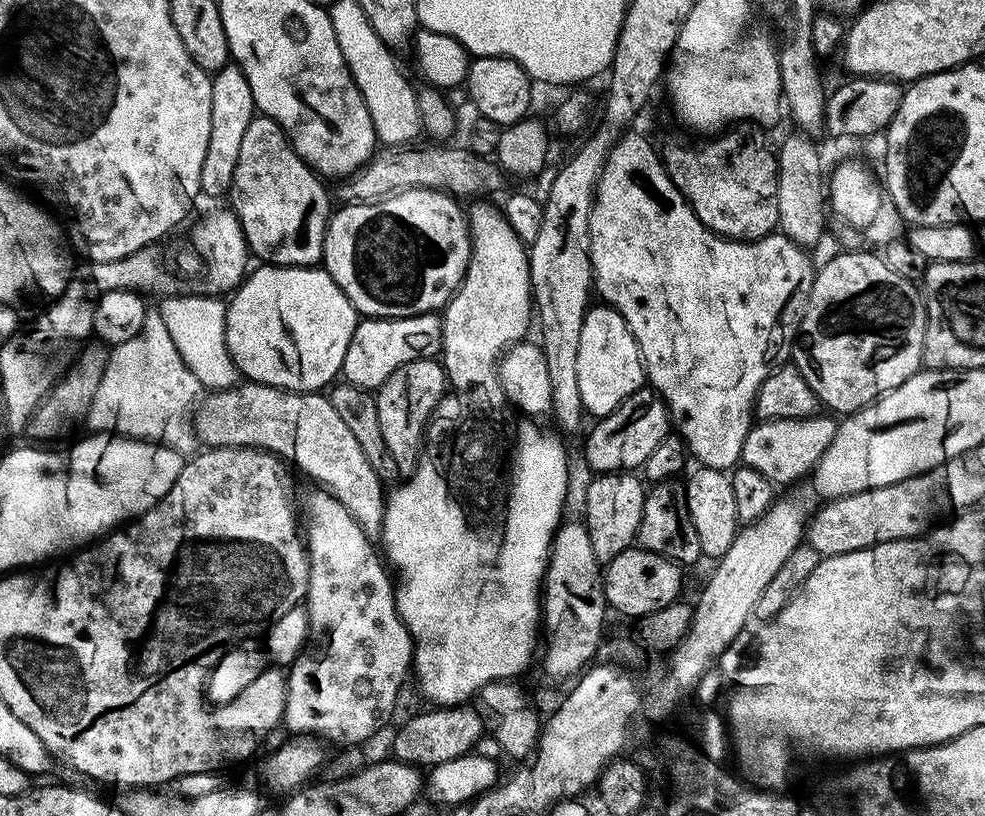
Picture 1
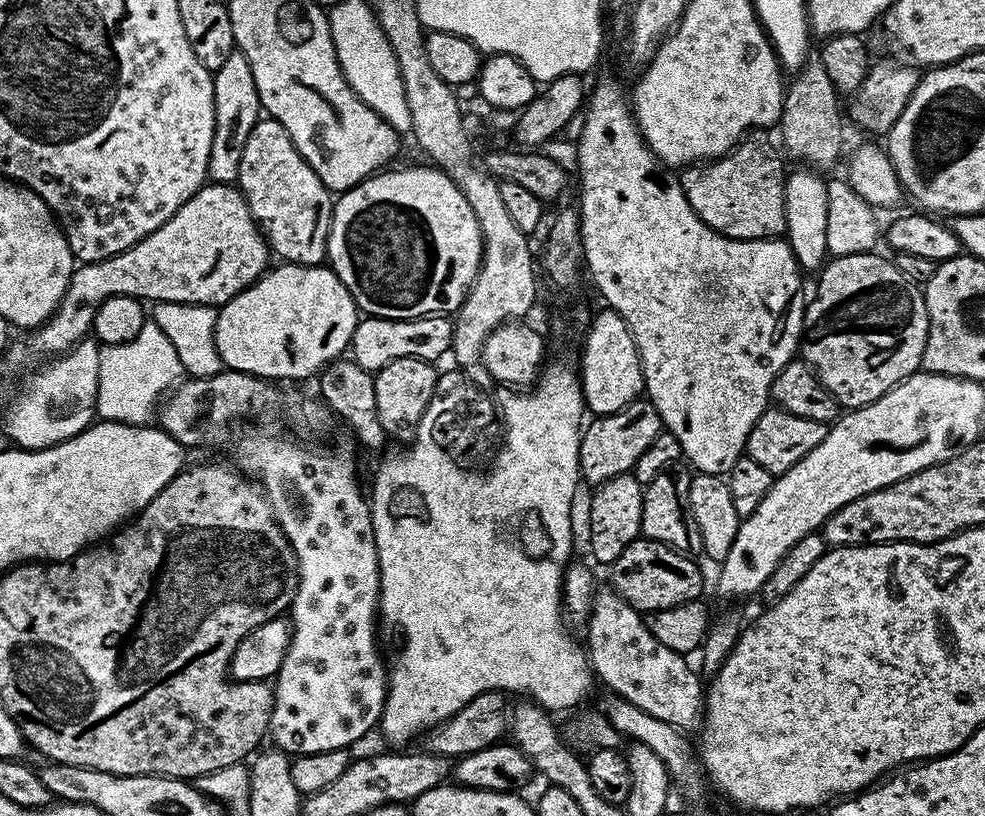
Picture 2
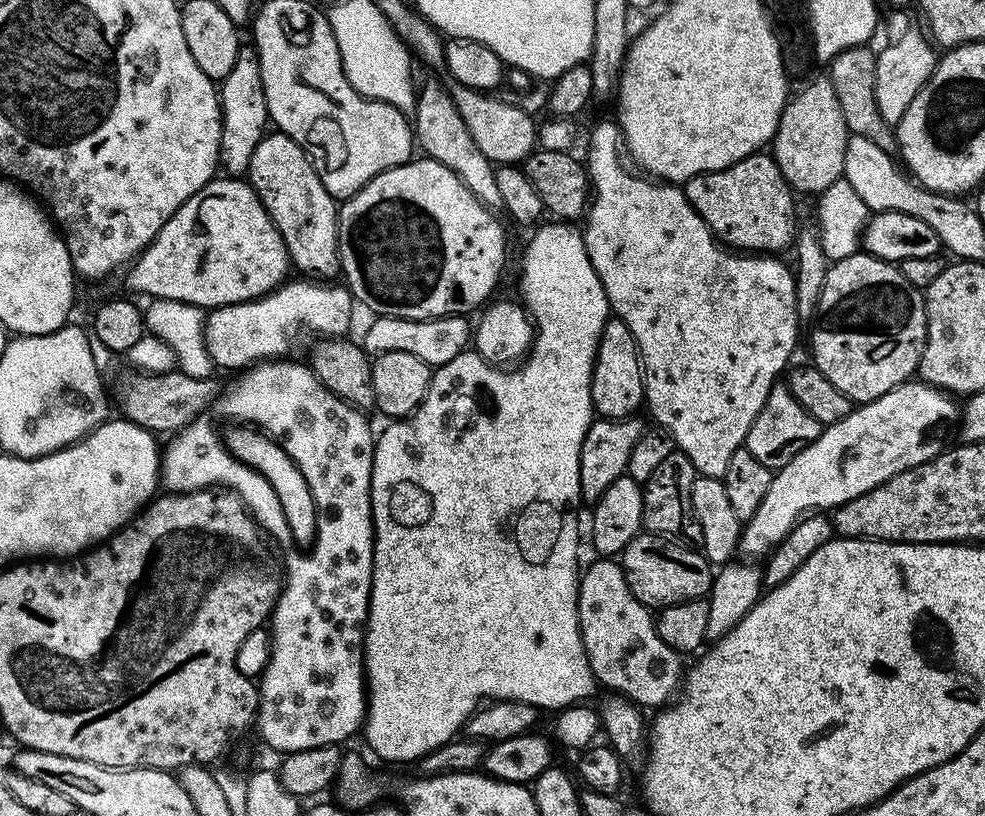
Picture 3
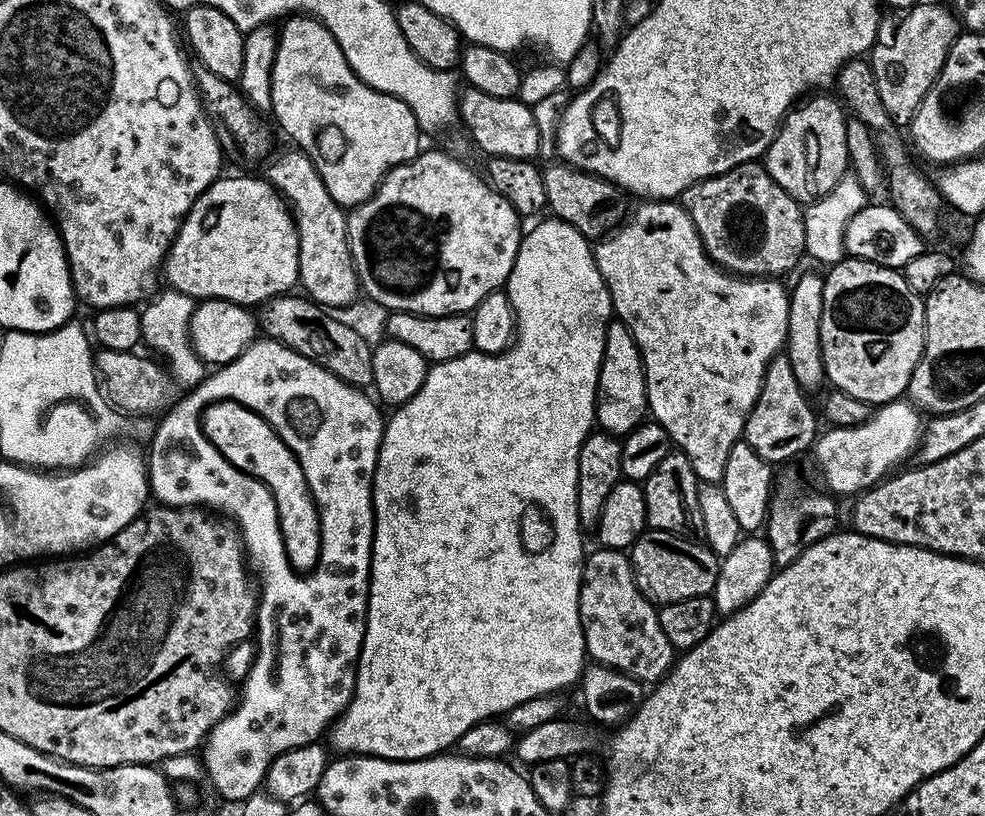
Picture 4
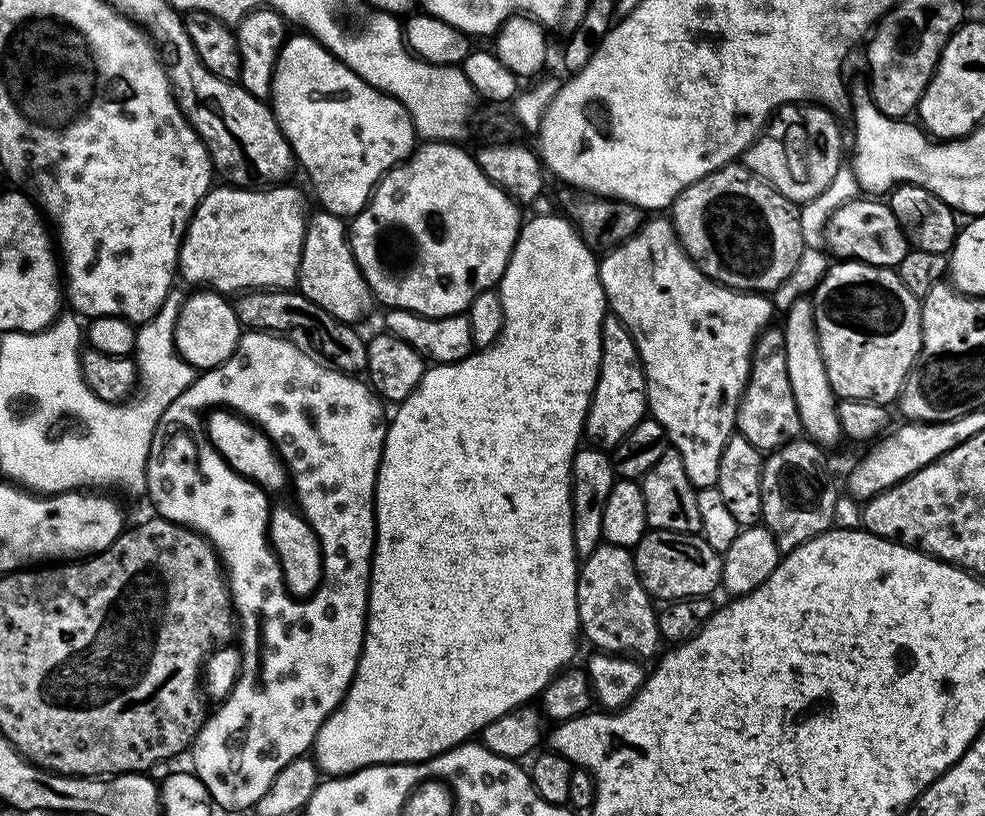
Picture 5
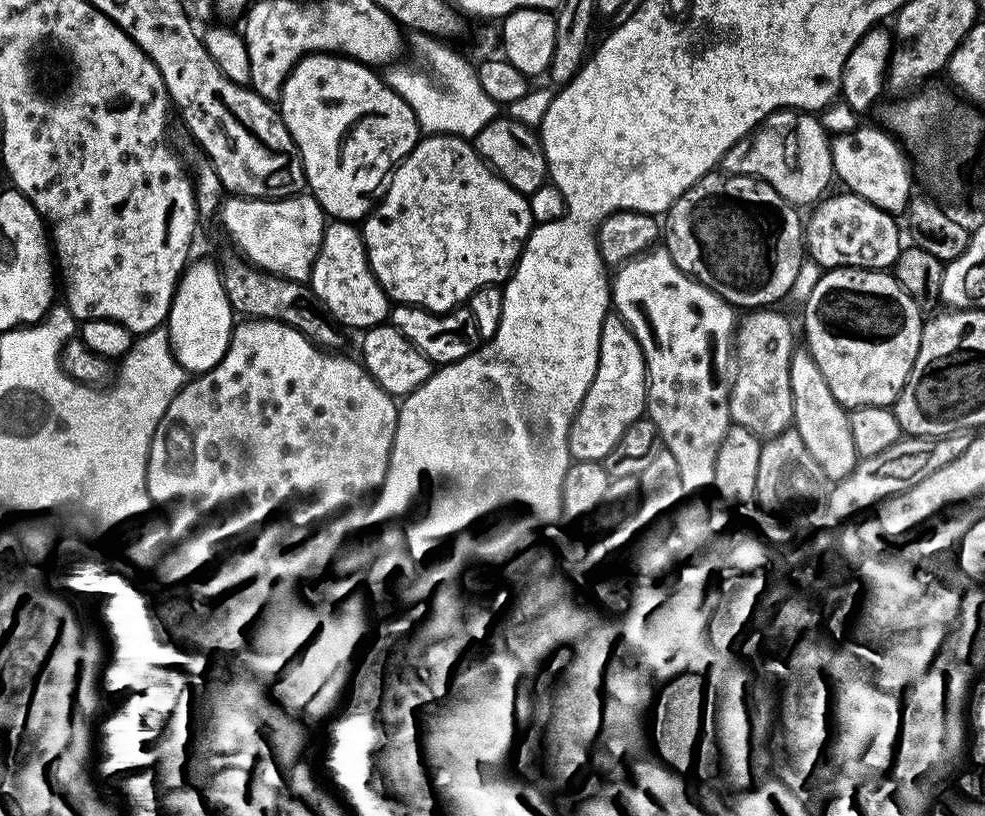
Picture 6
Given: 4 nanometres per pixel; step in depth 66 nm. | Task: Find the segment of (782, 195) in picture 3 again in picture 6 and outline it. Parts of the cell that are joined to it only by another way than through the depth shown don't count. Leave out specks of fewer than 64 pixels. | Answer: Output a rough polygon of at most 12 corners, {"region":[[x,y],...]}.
{"region":[[703,176],[666,213],[672,261],[740,310],[806,264],[797,205]]}

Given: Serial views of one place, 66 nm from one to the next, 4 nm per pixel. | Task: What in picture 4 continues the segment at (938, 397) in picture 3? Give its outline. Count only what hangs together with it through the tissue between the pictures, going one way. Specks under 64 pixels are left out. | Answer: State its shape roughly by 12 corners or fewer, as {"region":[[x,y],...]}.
{"region":[[901,398],[814,445],[823,487],[859,494],[903,465],[922,439]]}

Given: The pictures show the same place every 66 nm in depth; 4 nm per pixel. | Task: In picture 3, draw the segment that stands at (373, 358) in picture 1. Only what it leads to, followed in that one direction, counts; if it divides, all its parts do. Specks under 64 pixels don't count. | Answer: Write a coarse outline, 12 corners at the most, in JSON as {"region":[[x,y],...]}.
{"region":[[464,314],[433,320],[376,316],[369,354],[406,350],[439,366],[469,347]]}

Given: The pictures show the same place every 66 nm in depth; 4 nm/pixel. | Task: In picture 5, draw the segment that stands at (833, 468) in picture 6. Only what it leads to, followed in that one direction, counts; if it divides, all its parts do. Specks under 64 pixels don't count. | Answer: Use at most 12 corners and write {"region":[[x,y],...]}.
{"region":[[794,301],[782,331],[803,435],[842,440],[815,303]]}

